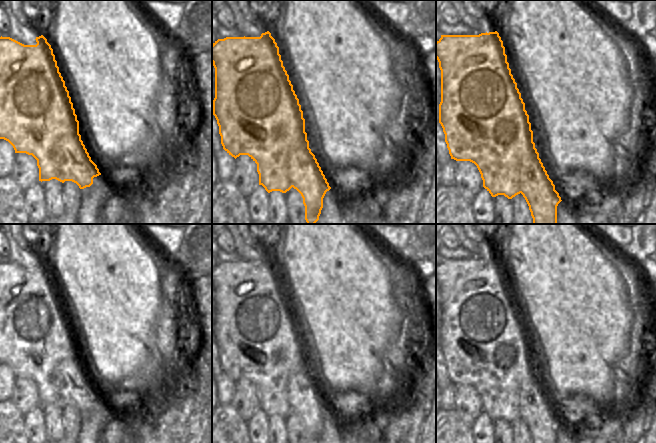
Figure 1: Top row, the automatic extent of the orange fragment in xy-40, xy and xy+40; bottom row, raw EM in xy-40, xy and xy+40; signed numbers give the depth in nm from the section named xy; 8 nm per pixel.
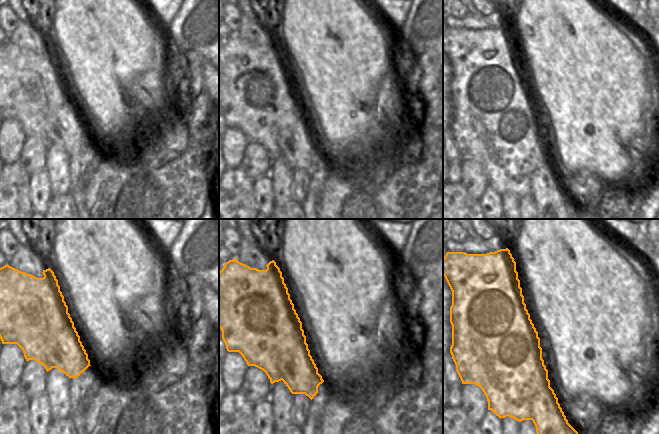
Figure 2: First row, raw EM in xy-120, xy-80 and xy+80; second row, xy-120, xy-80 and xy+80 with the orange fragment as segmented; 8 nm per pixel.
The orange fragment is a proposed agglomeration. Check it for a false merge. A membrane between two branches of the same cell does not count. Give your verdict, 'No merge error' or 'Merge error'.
Merge error.

